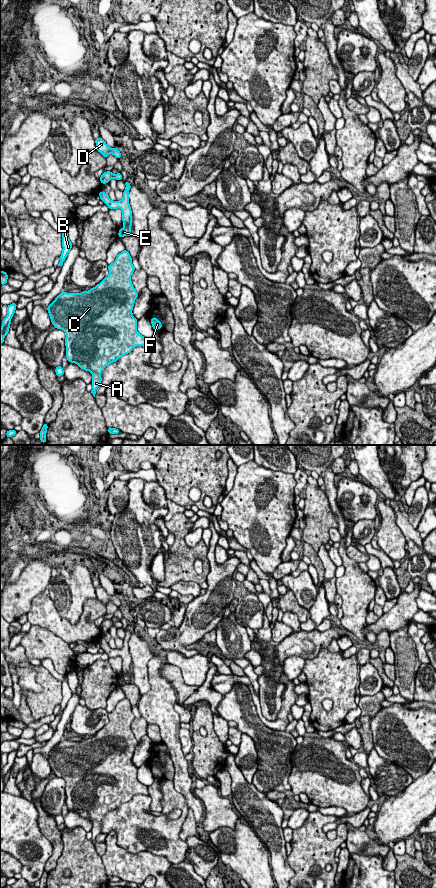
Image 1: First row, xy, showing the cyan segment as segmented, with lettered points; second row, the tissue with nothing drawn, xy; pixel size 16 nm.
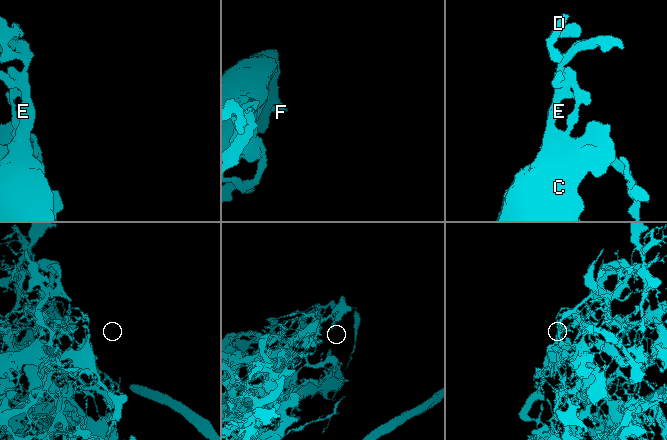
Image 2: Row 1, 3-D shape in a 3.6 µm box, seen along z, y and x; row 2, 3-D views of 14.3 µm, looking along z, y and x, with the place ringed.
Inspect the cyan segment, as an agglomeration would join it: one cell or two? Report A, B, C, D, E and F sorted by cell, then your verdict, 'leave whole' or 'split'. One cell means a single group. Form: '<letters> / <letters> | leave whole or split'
A B C D E F | leave whole

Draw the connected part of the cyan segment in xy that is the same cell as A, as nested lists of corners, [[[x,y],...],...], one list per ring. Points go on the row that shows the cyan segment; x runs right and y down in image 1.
[[[127,250],[119,253],[113,263],[108,265],[109,275],[99,284],[88,291],[82,293],[61,292],[55,300],[47,307],[52,324],[56,329],[65,332],[66,358],[68,362],[77,364],[81,369],[90,371],[92,374],[91,393],[95,397],[96,389],[101,385],[101,373],[104,368],[116,362],[121,356],[130,353],[134,347],[149,347],[148,338],[142,336],[137,331],[137,321],[132,314],[134,303],[138,293],[134,288],[131,276],[135,271],[132,258]]]

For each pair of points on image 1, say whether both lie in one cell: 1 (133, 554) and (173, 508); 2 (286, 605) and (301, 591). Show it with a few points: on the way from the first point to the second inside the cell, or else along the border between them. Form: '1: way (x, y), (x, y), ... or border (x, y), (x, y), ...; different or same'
1: border (166, 499), (167, 512), (163, 516); different
2: border (288, 588), (293, 593), (297, 602), (308, 610); different

